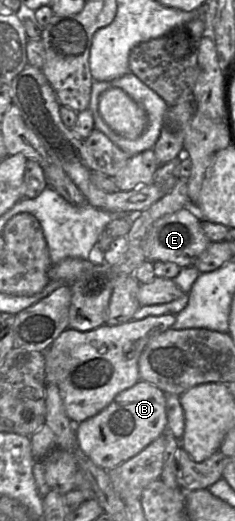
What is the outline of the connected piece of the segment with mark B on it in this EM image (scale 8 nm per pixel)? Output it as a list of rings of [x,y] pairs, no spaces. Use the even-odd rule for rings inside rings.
[[[139,380],[134,386],[122,391],[97,415],[76,424],[76,437],[80,449],[97,466],[109,471],[131,459],[161,436],[167,429],[167,395],[155,385]]]

